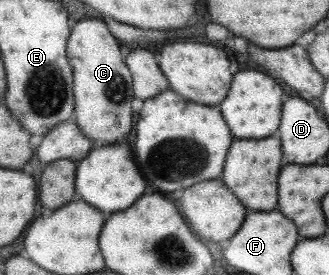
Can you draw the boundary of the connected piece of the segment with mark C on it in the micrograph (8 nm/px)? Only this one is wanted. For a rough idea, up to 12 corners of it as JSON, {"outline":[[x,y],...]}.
{"outline":[[103,21],[66,43],[75,123],[115,143],[133,125],[132,75]]}

